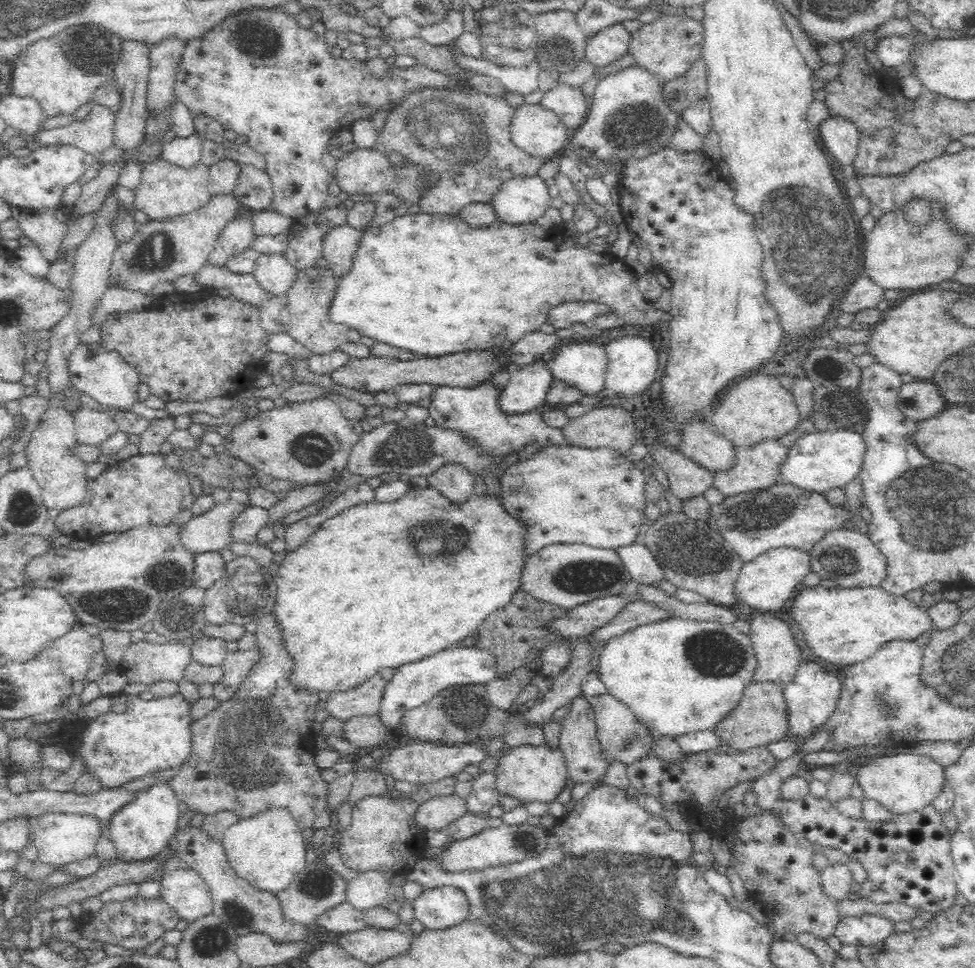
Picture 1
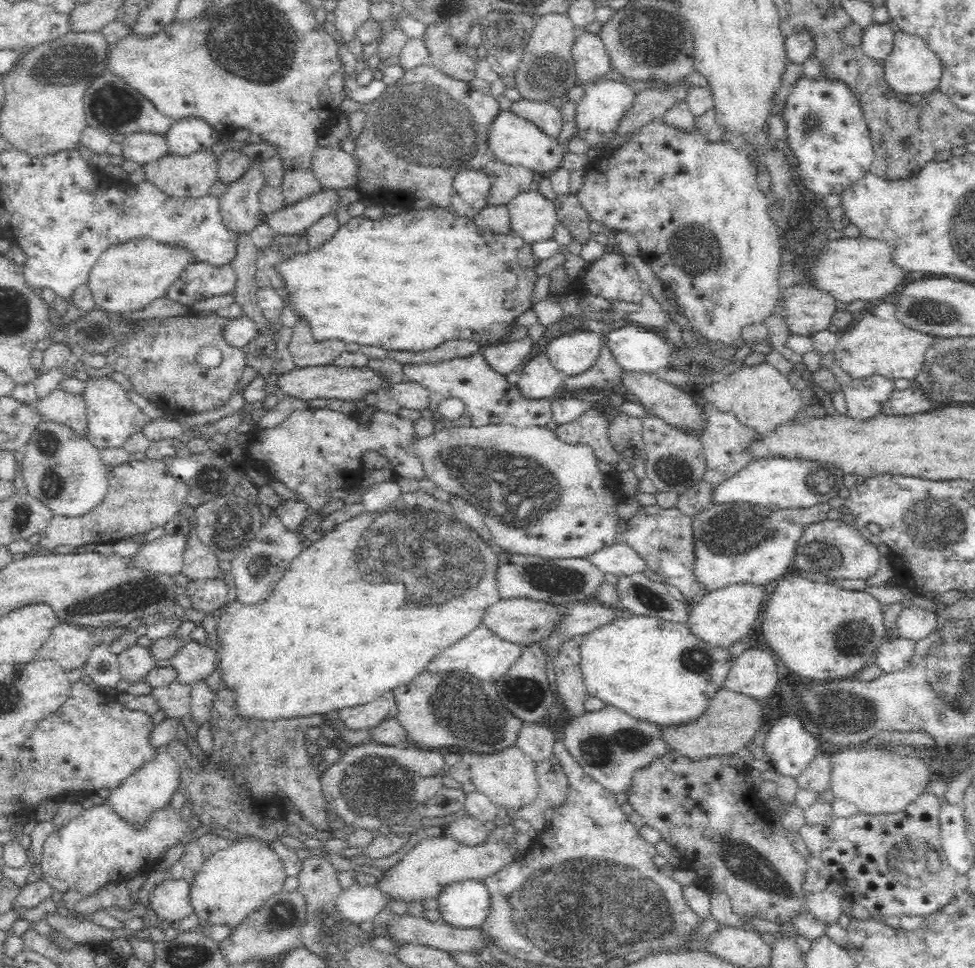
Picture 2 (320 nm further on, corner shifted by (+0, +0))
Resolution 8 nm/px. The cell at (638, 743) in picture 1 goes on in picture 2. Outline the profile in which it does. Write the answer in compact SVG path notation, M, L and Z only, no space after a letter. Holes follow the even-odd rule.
M612 705L602 710L581 714L570 719L565 728L564 745L588 775L606 790L620 794L630 786L634 772L652 764L652 760L671 751L656 723L643 721Z

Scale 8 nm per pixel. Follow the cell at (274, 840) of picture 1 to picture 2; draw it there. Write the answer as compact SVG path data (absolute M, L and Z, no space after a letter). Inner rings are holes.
M258 838L234 841L226 848L218 849L203 862L190 888L192 907L202 926L236 926L251 912L266 904L270 896L282 891L288 874L284 870L282 858L269 843Z

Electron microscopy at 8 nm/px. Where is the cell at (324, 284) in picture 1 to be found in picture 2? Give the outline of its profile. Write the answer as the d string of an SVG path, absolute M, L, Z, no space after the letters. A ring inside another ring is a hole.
M301 316L296 322L289 351L296 367L315 367L330 365L331 360L345 350L342 341L316 341L314 339L310 321Z

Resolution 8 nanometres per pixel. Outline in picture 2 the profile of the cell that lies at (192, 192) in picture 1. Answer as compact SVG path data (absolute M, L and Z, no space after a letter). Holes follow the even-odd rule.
M209 150L188 156L164 155L158 160L143 164L145 181L158 188L170 199L200 199L208 195L218 181L217 159Z

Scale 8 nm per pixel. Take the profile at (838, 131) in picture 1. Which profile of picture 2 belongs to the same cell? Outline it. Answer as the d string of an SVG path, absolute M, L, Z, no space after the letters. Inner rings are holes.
M802 76L796 84L796 89L786 99L782 116L787 121L785 140L797 160L798 177L807 191L813 192L820 198L830 194L841 195L846 188L856 184L869 172L874 160L870 130L866 125L860 103L846 85L838 81L828 81L822 76L816 81L810 81Z

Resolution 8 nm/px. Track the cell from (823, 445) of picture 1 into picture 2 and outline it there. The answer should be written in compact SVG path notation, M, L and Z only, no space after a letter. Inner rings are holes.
M770 455L756 457L746 468L736 472L732 478L714 487L712 503L746 501L762 504L770 509L806 508L819 502L829 502L844 487L844 471L838 465L820 463L808 457L792 455Z

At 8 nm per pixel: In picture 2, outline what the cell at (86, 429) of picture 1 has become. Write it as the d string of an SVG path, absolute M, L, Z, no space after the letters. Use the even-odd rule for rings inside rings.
M56 387L50 394L37 400L36 408L44 418L70 425L70 428L74 429L78 436L86 437L88 434L87 406L81 395L68 394Z

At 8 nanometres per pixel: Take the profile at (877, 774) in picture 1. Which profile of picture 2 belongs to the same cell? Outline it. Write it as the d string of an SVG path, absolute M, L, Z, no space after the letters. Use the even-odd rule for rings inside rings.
M889 747L839 750L830 758L830 789L835 798L844 798L858 806L860 813L896 813L906 809L934 779L930 762L896 754Z

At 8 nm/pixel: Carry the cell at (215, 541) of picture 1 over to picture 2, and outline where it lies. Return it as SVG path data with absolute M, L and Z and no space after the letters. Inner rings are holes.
M190 533L165 534L150 544L140 546L133 556L139 568L175 576L182 571L184 554L190 540Z

